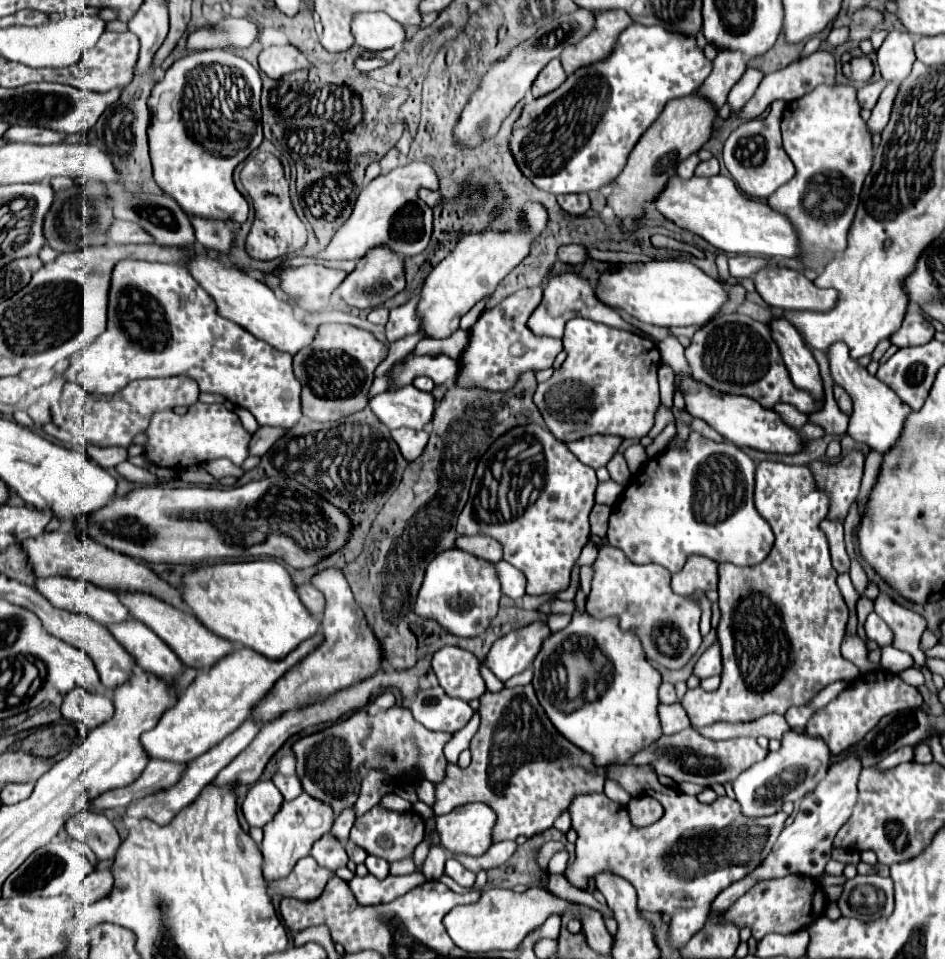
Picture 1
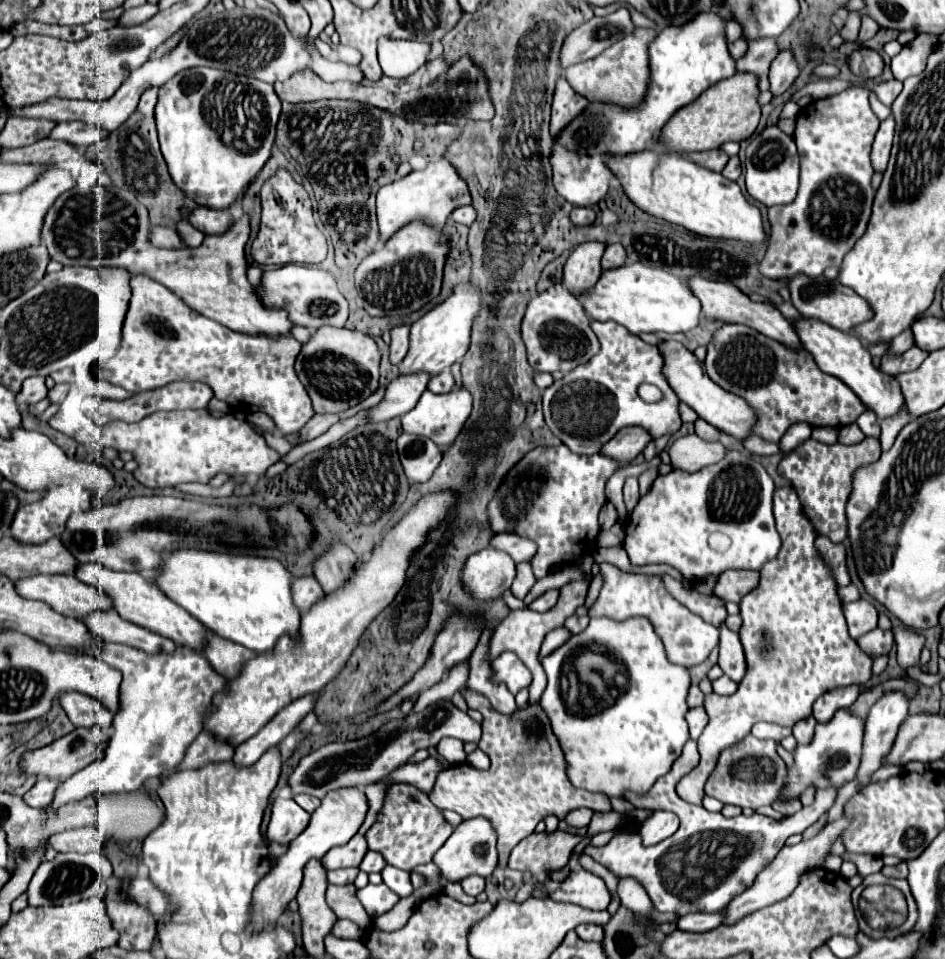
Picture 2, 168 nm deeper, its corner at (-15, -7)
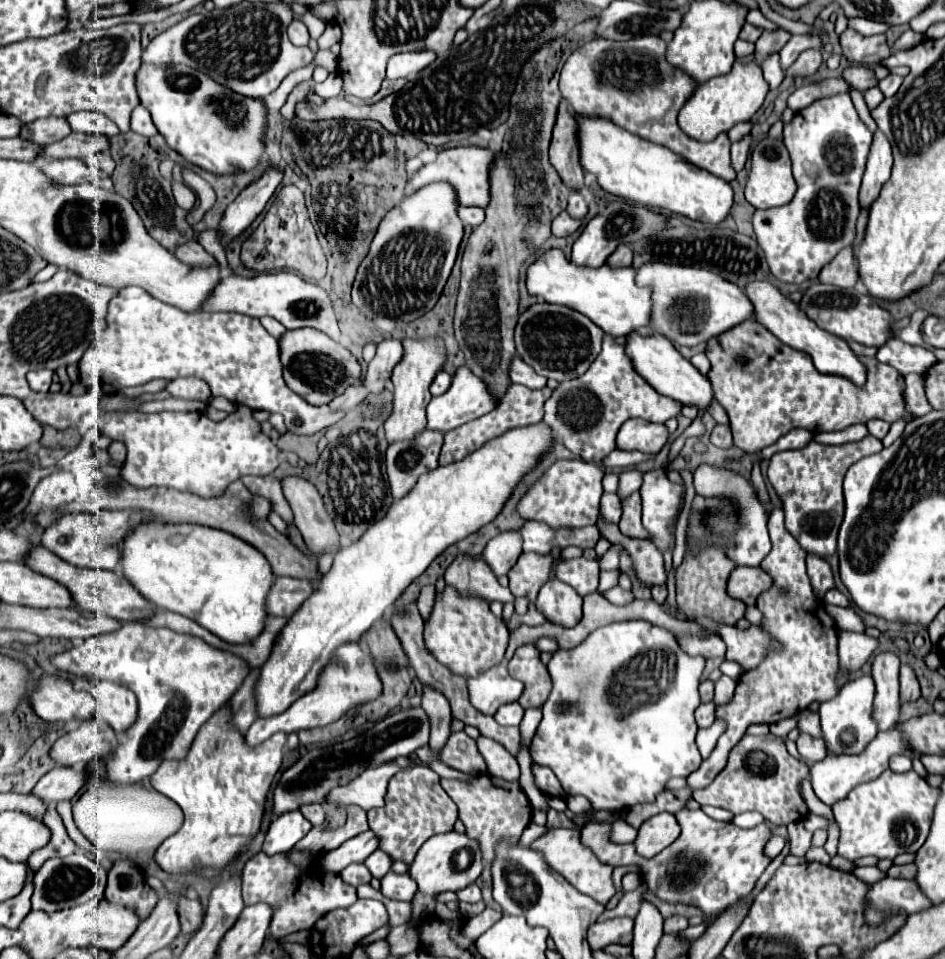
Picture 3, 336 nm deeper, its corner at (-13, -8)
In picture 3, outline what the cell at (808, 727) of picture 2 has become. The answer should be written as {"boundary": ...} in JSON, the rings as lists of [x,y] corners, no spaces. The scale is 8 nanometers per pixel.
{"boundary":[[[800,733],[798,739],[796,739],[796,745],[798,745],[798,751],[806,759],[808,765],[812,765],[816,761],[822,761],[826,757],[824,741],[822,739],[816,739],[816,737],[808,735],[808,733]]]}

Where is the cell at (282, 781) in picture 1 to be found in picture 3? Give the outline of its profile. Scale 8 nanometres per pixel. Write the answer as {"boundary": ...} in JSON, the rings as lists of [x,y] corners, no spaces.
{"boundary":[[[308,803],[300,807],[302,815],[312,823],[312,825],[320,825],[324,821],[324,807],[320,803]]]}

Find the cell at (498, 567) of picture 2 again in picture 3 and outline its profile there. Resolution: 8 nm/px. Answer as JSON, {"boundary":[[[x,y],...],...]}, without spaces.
{"boundary":[[[506,531],[488,541],[488,545],[482,551],[482,557],[486,565],[494,571],[494,575],[502,577],[514,567],[520,553],[522,553],[522,539],[518,531]]]}

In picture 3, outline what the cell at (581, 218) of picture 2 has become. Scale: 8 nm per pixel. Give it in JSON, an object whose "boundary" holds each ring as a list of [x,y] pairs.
{"boundary":[[[564,211],[562,215],[558,215],[552,221],[552,233],[554,233],[554,237],[566,237],[566,235],[574,233],[580,225],[582,225],[582,219],[574,219]]]}

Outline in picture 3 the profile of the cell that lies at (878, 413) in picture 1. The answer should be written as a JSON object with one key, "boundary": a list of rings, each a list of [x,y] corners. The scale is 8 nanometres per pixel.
{"boundary":[[[756,281],[756,283],[750,283],[750,287],[744,287],[744,291],[754,305],[758,323],[762,323],[782,343],[786,343],[798,351],[806,351],[812,357],[812,361],[820,373],[846,377],[858,387],[862,387],[866,383],[866,365],[856,357],[856,353],[850,349],[850,345],[844,339],[840,339],[828,331],[822,331],[812,319],[808,319],[798,309],[798,305],[794,301],[784,297],[774,285],[770,285],[768,281]]]}

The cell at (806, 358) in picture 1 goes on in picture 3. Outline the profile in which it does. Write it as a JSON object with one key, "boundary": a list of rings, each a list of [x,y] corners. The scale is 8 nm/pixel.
{"boundary":[[[646,263],[638,269],[638,285],[650,285],[654,289],[652,305],[652,327],[660,331],[670,341],[680,345],[698,345],[708,341],[746,319],[756,321],[754,305],[748,295],[734,283],[714,275],[712,271],[702,271],[696,267],[666,265],[666,263]]]}

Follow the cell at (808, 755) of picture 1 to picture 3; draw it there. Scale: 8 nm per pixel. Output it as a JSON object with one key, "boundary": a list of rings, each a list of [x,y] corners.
{"boundary":[[[862,675],[850,679],[838,693],[836,699],[830,699],[820,705],[820,725],[822,725],[822,739],[826,749],[834,755],[850,753],[858,755],[866,749],[866,745],[876,737],[878,729],[872,721],[872,705],[874,705],[874,681],[870,675]]]}

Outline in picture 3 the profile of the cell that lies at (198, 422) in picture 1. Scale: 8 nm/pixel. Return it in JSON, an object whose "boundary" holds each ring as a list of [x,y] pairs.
{"boundary":[[[238,407],[218,423],[204,413],[100,413],[94,427],[112,441],[126,445],[128,457],[120,475],[138,489],[170,487],[212,497],[242,475],[270,475],[278,467],[280,451],[260,433],[260,423],[252,419],[248,407]]]}

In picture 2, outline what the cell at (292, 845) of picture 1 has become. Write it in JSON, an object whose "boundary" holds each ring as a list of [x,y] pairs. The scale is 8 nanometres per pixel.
{"boundary":[[[340,788],[332,790],[322,798],[320,808],[312,814],[306,830],[288,846],[288,852],[276,858],[274,868],[256,884],[252,894],[252,910],[250,910],[250,932],[260,932],[276,924],[280,914],[286,910],[288,902],[296,898],[296,892],[302,884],[302,870],[310,858],[322,858],[330,848],[346,844],[360,828],[368,814],[368,798],[362,788]]]}

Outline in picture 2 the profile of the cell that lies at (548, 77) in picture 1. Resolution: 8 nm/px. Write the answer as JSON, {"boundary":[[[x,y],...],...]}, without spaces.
{"boundary":[[[562,78],[556,86],[556,94],[552,102],[552,122],[550,122],[552,136],[556,138],[556,134],[560,134],[572,122],[572,118],[582,114],[586,106],[588,106],[586,98],[576,94],[572,86],[566,82],[566,78]]]}

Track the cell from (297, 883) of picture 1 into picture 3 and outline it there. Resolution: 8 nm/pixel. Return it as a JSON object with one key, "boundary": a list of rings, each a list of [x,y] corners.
{"boundary":[[[348,865],[346,869],[340,871],[340,877],[344,883],[348,883],[352,887],[358,887],[362,883],[370,883],[370,879],[372,879],[366,865]]]}

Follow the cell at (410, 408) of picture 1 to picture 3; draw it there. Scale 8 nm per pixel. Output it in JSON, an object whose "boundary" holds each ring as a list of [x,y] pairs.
{"boundary":[[[460,367],[460,371],[456,371],[456,375],[452,377],[450,389],[440,397],[432,397],[432,401],[428,403],[428,407],[426,407],[426,415],[428,415],[426,429],[448,433],[454,427],[468,423],[470,419],[478,419],[480,415],[490,413],[494,407],[496,407],[496,401],[488,393],[486,383],[482,383],[482,379],[472,375],[472,371],[468,367]]]}

